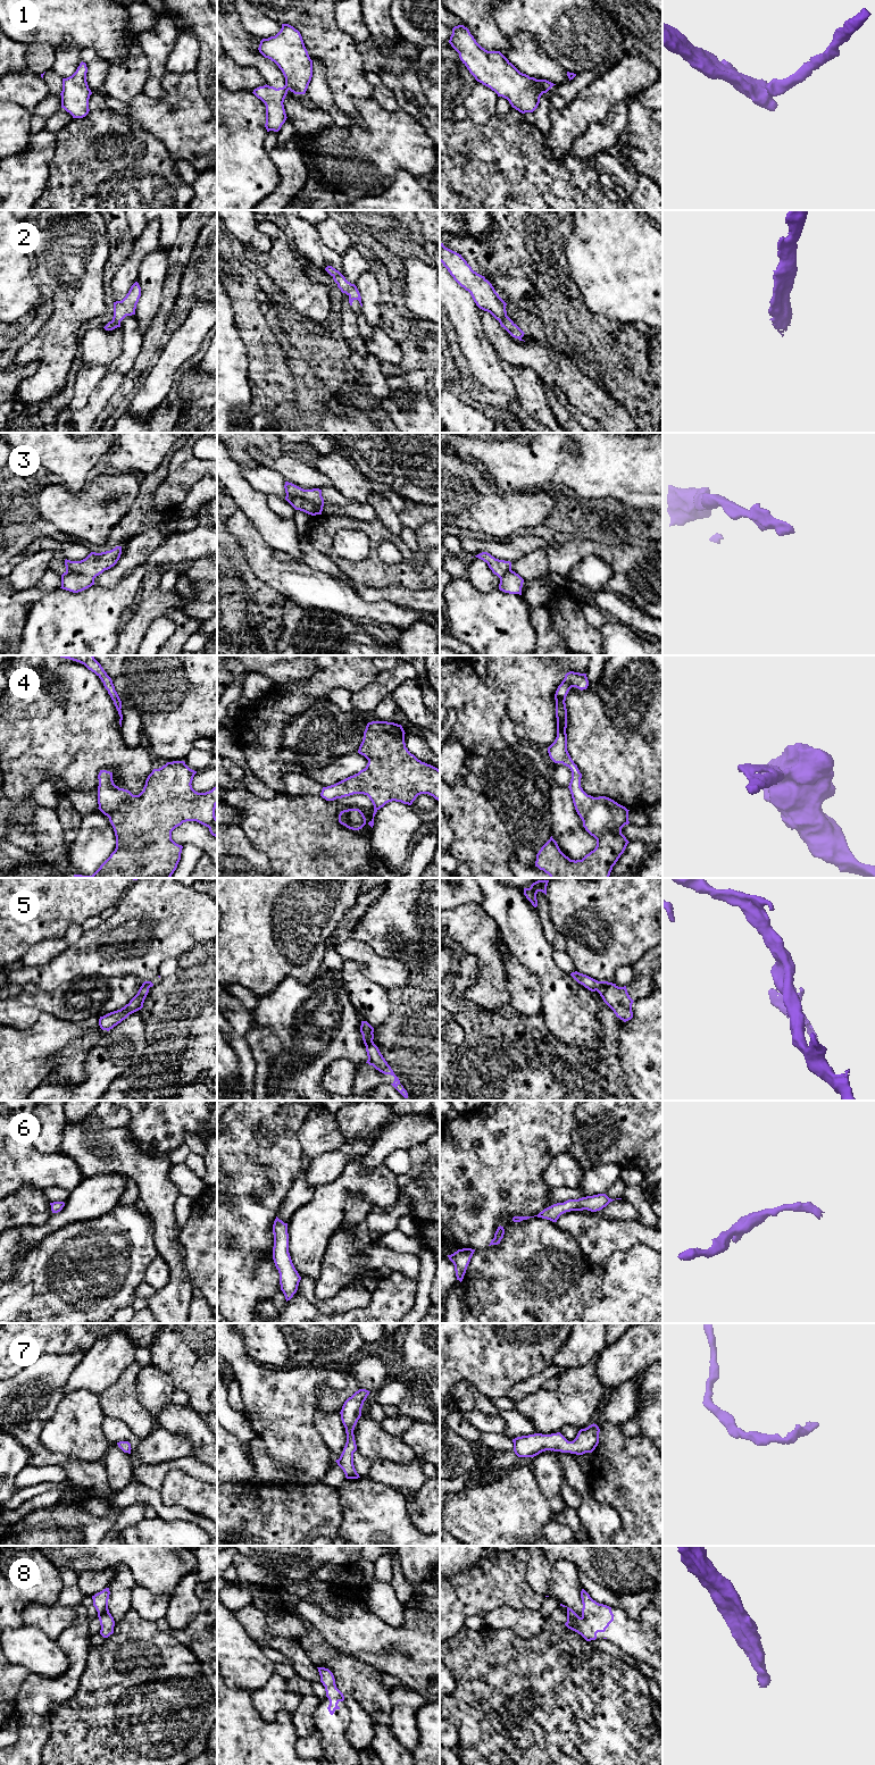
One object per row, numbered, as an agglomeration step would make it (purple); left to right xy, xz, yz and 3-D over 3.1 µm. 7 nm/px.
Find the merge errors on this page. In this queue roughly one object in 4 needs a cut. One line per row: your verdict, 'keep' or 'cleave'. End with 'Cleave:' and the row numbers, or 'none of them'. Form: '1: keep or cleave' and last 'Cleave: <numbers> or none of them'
1: cleave
2: keep
3: cleave
4: keep
5: cleave
6: keep
7: keep
8: keep
Cleave: 1, 3, 5

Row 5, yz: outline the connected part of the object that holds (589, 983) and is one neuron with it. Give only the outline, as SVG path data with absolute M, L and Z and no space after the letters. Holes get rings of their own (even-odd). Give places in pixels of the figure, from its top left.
M577 971L572 972L570 976L581 985L583 985L585 988L588 988L591 992L595 992L602 986L607 985L608 981L598 981L586 974L580 973Z

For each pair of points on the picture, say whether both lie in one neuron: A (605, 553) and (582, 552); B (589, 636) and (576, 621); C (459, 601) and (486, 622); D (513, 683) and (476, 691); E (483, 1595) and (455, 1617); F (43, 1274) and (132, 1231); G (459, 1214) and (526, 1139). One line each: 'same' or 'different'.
A: same
B: same
C: same
D: different
E: same
F: same
G: same

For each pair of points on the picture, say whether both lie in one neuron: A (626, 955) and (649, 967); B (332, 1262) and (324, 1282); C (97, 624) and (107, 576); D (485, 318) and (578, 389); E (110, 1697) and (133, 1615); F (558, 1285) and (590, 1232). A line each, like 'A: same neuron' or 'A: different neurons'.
A: different neurons
B: same neuron
C: different neurons
D: same neuron
E: same neuron
F: different neurons

